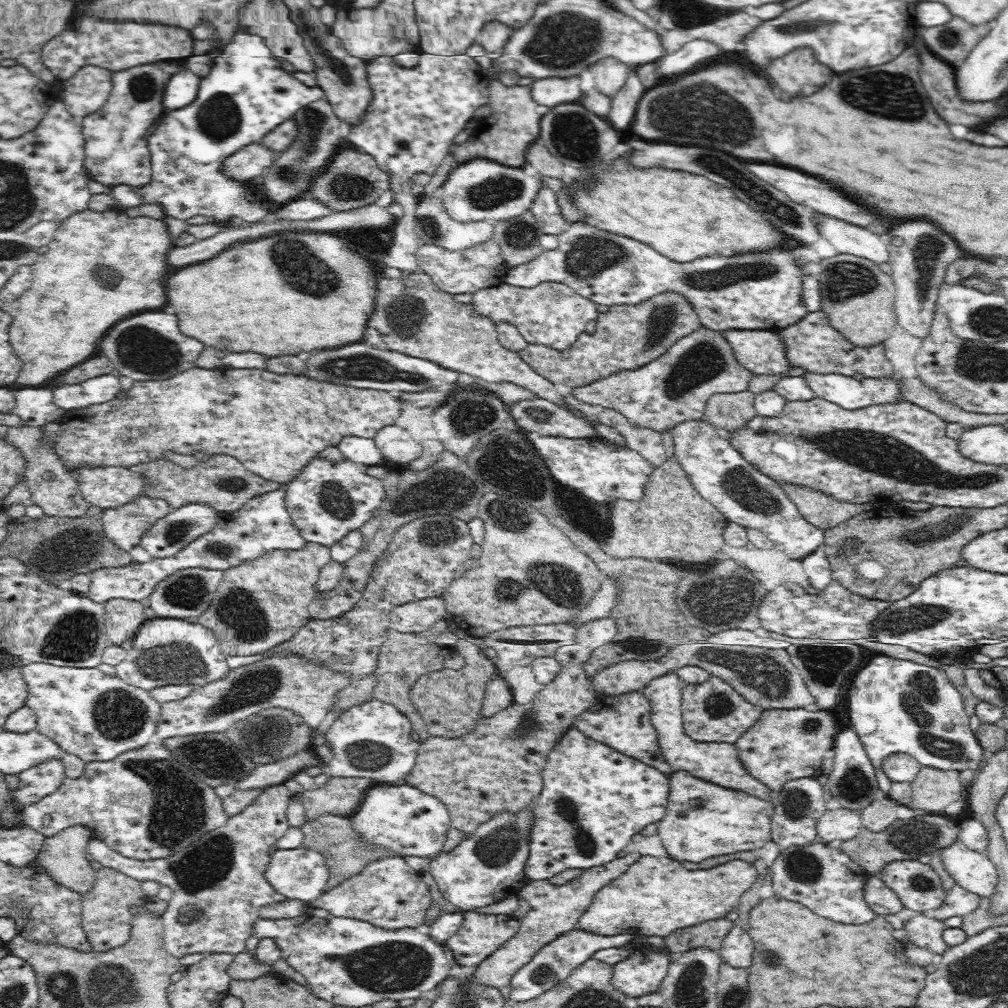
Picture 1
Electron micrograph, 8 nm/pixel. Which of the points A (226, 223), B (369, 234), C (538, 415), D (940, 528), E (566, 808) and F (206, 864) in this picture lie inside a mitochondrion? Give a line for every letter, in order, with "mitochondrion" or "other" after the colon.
A: other
B: other
C: mitochondrion
D: mitochondrion
E: mitochondrion
F: mitochondrion

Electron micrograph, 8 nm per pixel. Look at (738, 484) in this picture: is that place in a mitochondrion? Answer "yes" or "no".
yes

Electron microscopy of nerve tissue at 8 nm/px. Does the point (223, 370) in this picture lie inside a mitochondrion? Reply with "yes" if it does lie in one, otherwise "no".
no

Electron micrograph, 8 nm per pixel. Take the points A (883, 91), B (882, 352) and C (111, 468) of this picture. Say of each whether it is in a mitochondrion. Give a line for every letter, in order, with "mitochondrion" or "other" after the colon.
A: mitochondrion
B: other
C: other

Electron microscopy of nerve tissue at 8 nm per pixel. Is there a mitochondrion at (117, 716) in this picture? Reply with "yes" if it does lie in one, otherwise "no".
yes

